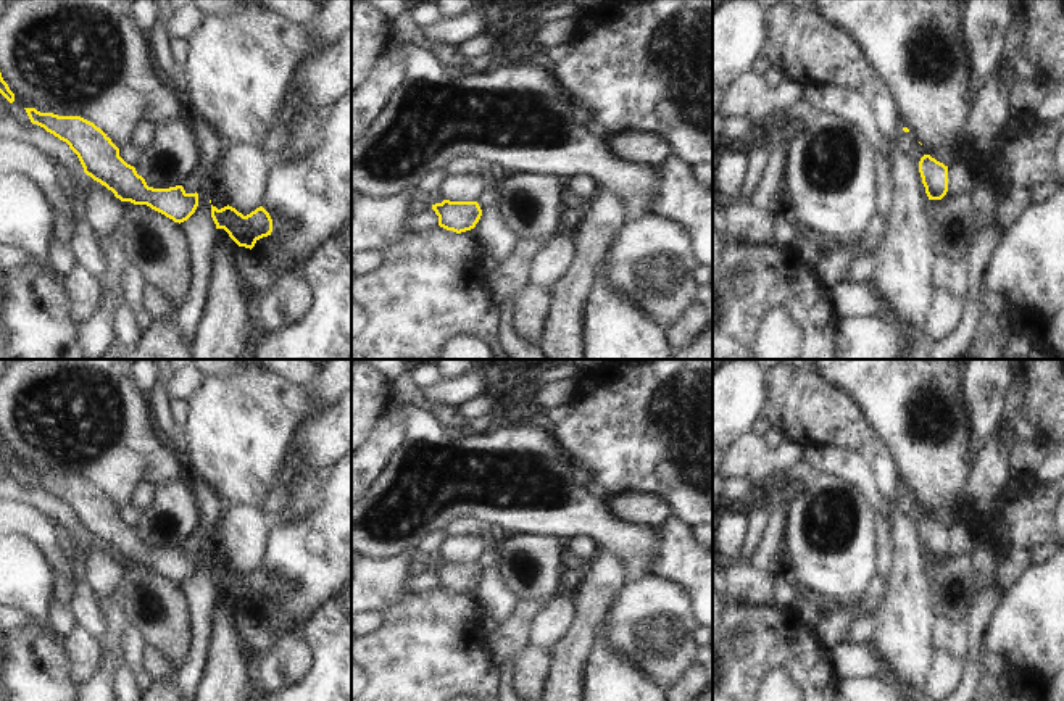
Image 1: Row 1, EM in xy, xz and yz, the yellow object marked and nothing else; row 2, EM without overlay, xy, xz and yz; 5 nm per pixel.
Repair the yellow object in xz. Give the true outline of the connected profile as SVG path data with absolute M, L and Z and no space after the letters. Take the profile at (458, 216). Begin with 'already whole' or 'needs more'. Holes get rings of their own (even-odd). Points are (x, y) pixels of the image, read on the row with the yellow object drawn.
already whole | M443 200L442 203L432 205L432 209L438 216L438 226L456 234L474 229L482 216L477 201Z

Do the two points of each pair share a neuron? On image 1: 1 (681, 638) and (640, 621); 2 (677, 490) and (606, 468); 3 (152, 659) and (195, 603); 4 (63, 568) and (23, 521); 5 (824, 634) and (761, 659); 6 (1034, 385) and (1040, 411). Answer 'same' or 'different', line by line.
1: same
2: same
3: different
4: same
5: different
6: same

